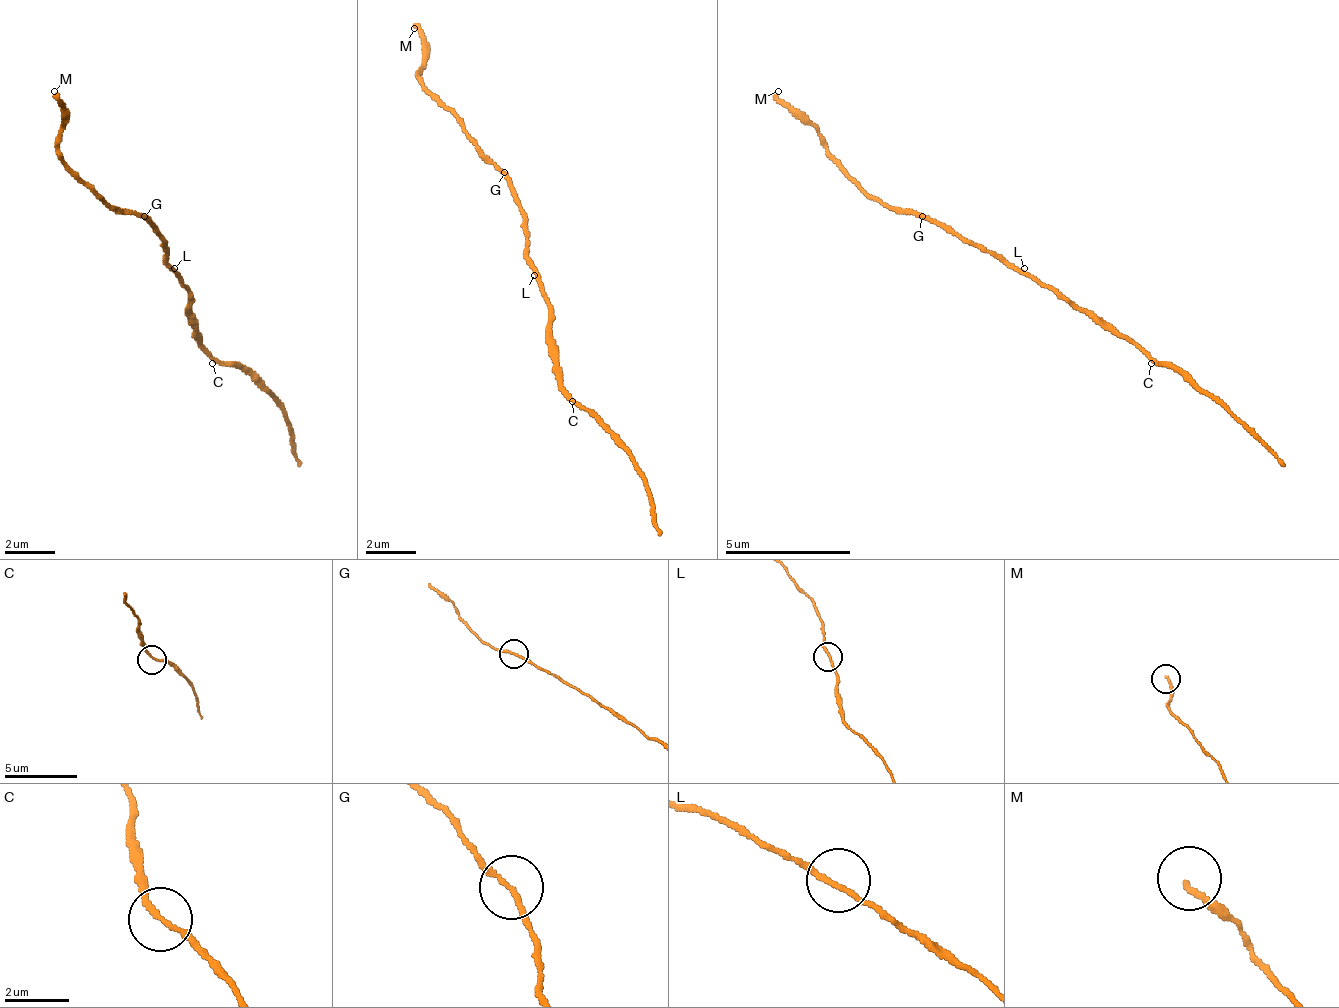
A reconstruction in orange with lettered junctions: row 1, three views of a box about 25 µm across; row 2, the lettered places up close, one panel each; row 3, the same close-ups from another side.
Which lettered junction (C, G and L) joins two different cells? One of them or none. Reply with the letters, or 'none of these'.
none of these

